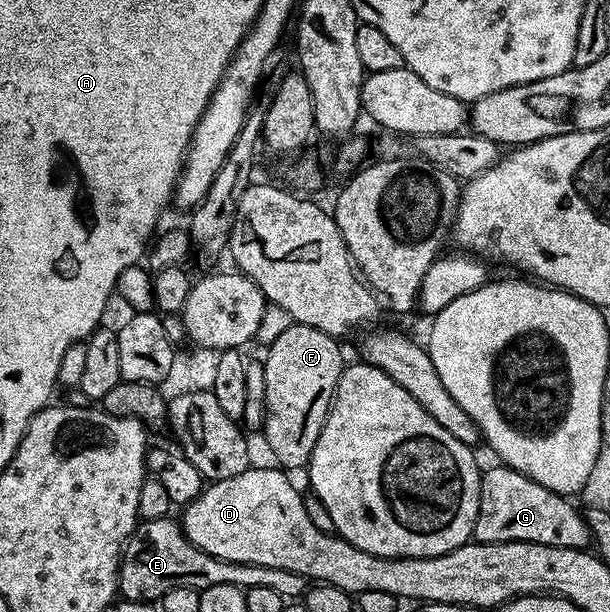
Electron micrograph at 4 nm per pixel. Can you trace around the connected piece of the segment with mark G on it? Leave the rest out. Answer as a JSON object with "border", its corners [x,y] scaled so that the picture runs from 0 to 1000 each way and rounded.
{"border":[[[810,761],[800,770],[797,765],[785,786],[785,837],[777,886],[874,884],[887,891],[952,895],[970,886],[957,837],[948,835],[931,810],[907,806],[893,799],[893,792],[880,792],[880,786],[861,779],[861,773],[848,773],[839,763]]]}

